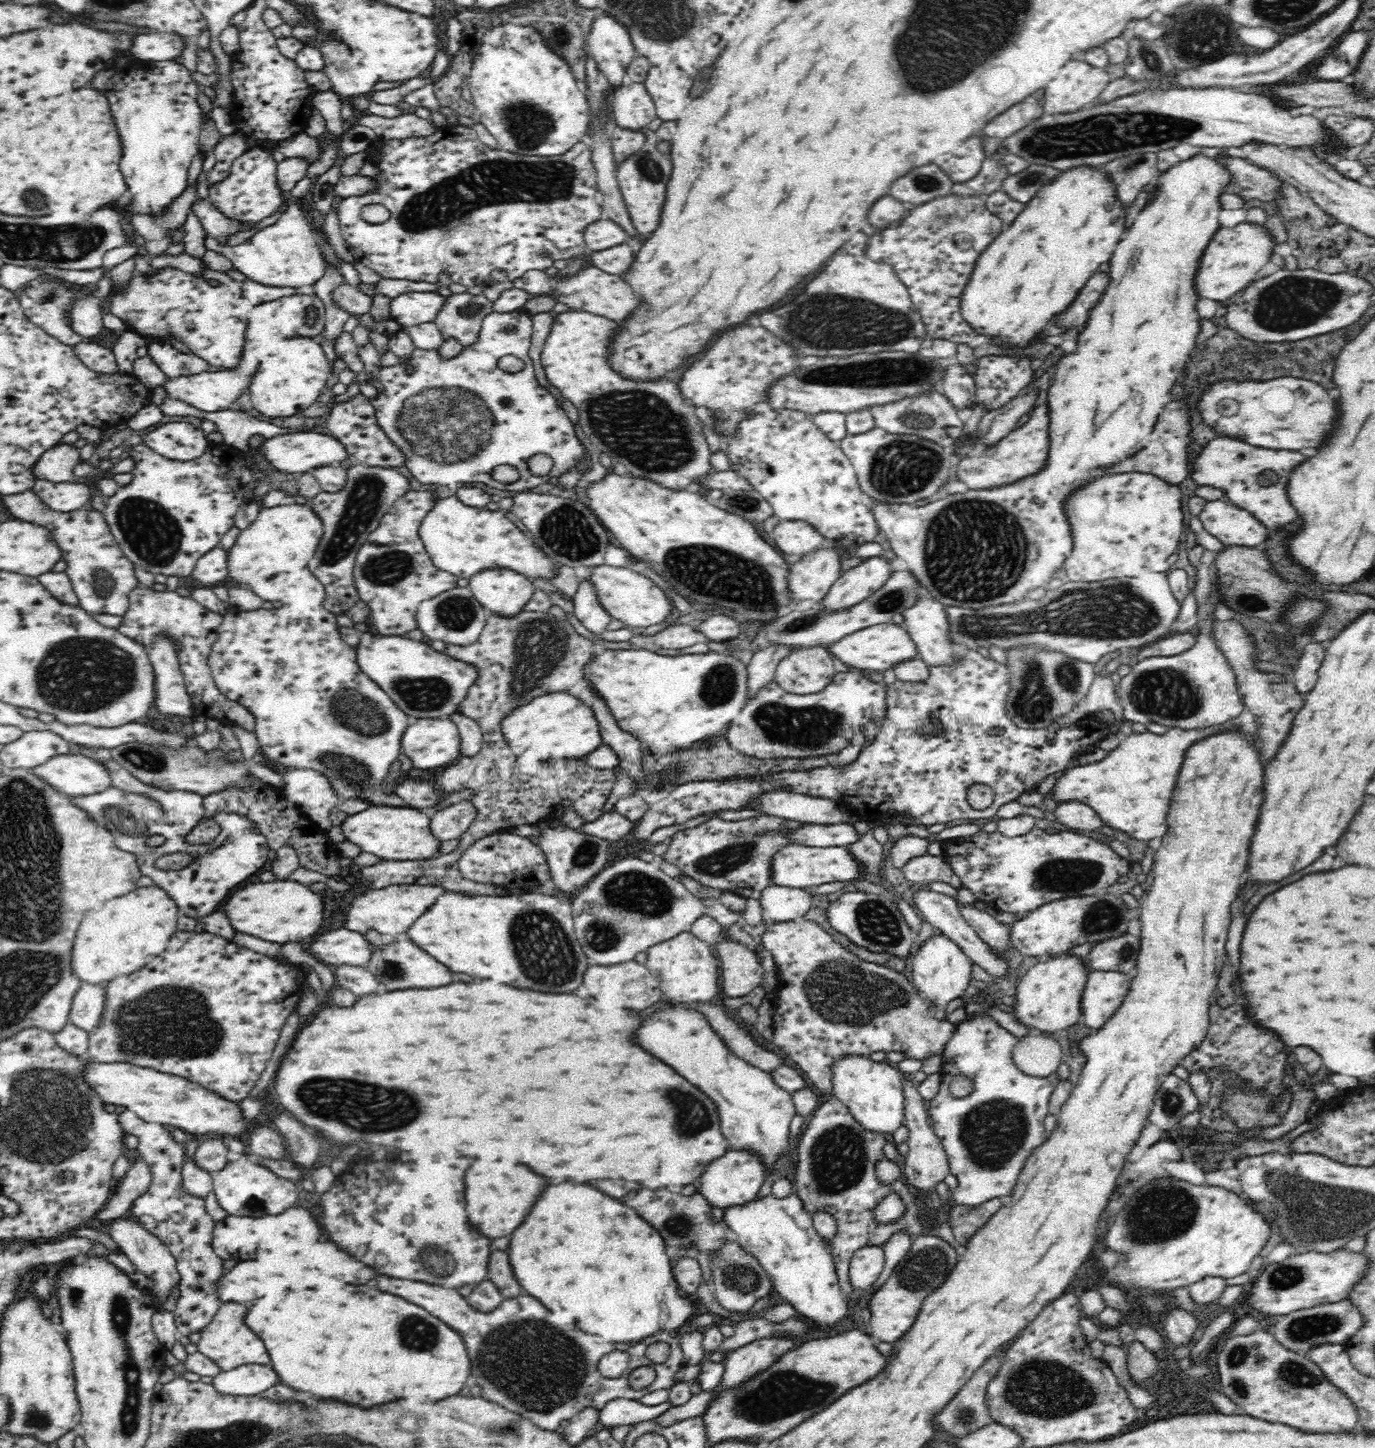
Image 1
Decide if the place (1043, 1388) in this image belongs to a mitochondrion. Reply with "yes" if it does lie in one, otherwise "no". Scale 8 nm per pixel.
yes

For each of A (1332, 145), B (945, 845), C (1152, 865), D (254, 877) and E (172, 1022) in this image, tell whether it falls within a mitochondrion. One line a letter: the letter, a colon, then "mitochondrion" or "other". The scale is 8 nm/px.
A: other
B: other
C: other
D: other
E: mitochondrion

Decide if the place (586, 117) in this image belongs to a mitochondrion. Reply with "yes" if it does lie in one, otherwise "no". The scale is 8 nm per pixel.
no

